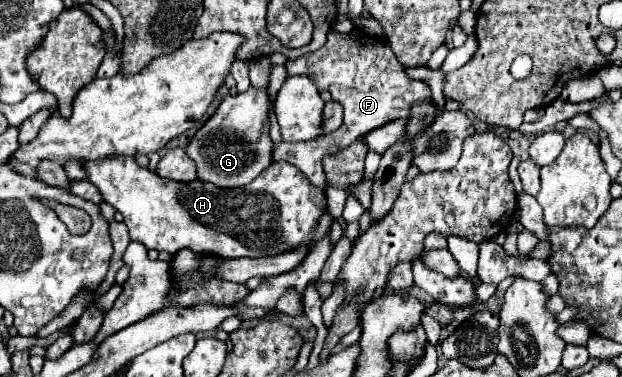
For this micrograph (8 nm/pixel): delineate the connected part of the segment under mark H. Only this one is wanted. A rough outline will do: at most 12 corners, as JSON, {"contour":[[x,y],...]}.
{"contour":[[132,156],[82,168],[130,240],[176,254],[282,254],[324,190],[272,162],[230,190]]}

